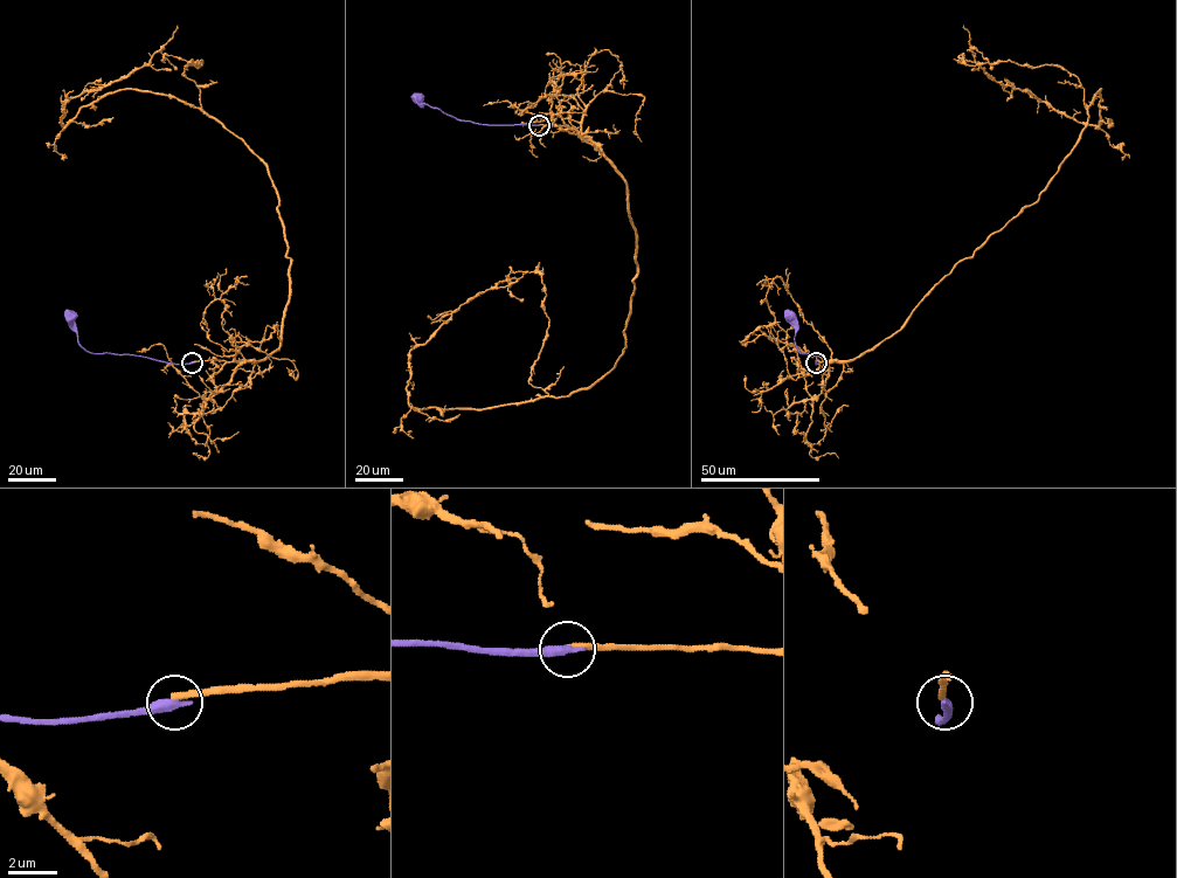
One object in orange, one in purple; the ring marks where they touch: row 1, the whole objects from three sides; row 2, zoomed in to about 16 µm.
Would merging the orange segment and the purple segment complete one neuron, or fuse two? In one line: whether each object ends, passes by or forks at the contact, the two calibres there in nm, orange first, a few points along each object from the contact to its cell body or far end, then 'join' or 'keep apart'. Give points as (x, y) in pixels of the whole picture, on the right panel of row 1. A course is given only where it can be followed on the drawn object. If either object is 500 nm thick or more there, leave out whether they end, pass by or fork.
orange ends there; purple ends there; 240 nm thick on the orange side, 440 nm on the other; orange runs (816, 363), (892, 337), (1032, 205), (1100, 89), (1100, 123), (997, 82), (973, 49), (991, 70); purple runs (816, 363), (815, 354), (801, 353), (795, 343), (795, 324), (790, 316); keep apart

